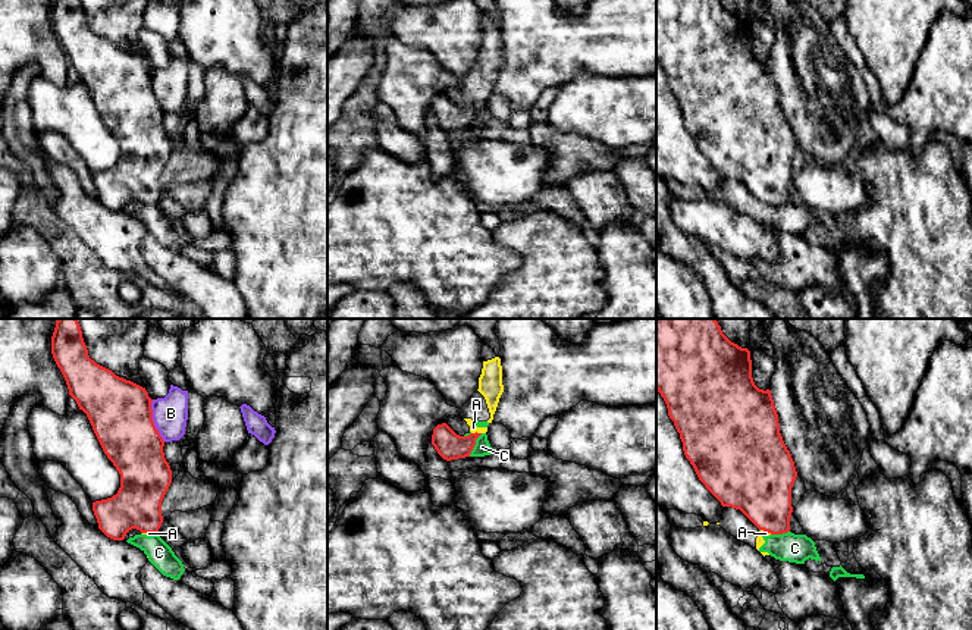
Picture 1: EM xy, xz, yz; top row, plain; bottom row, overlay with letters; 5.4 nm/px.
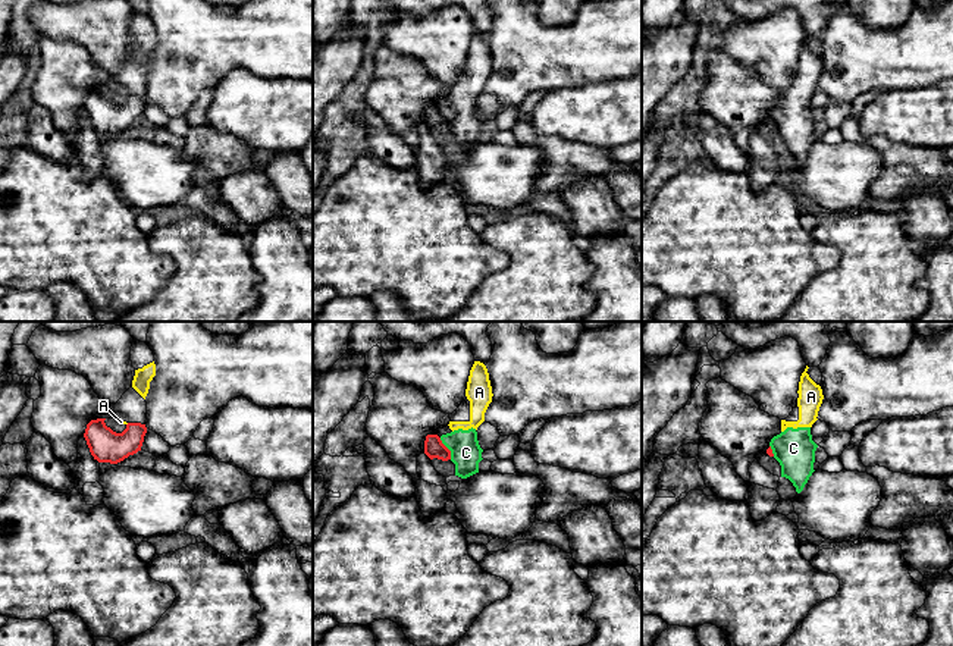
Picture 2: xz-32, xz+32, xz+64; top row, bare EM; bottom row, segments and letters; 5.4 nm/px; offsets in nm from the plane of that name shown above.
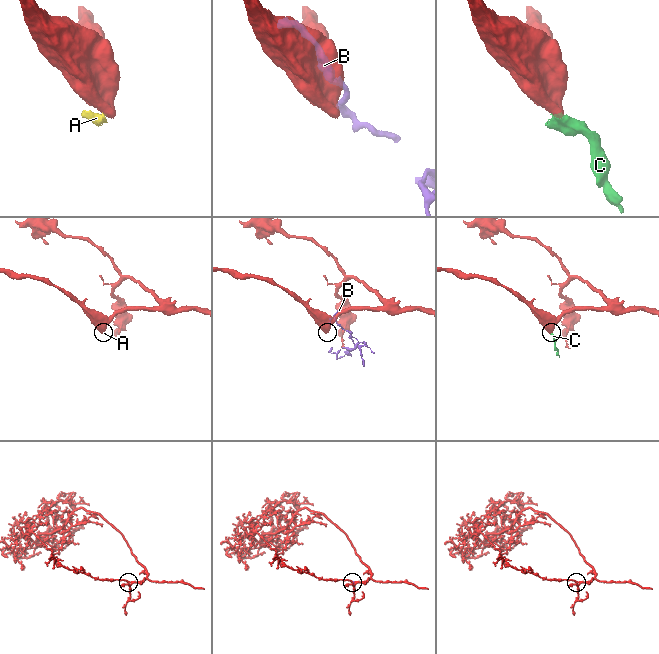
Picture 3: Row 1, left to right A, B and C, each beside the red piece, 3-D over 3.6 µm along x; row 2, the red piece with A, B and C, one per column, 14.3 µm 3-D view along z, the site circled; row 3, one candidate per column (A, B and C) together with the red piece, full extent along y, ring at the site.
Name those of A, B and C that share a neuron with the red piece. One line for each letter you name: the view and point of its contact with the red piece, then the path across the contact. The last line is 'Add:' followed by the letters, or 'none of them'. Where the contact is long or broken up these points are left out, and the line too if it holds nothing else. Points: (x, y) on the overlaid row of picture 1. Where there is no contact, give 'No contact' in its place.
Add: none of them

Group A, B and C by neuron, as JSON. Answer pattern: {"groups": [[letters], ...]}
{"groups": [["A", "C"], ["B"]]}

